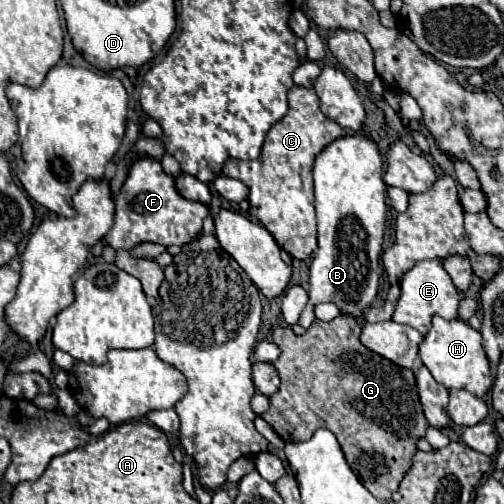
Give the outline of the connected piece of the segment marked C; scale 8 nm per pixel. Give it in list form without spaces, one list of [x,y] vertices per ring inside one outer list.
[[[294,85],[290,89],[290,107],[284,119],[272,125],[266,135],[262,155],[254,161],[228,159],[222,173],[248,185],[250,207],[258,221],[272,233],[276,243],[294,259],[310,257],[316,245],[316,209],[312,165],[316,155],[334,139],[346,135],[344,129],[320,111],[314,89]]]

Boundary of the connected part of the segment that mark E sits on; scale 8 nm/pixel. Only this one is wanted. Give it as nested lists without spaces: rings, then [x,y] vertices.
[[[440,259],[418,261],[410,271],[404,273],[404,277],[400,281],[400,299],[396,303],[396,311],[394,311],[392,319],[396,323],[410,325],[410,327],[418,329],[422,335],[426,335],[426,331],[430,329],[432,315],[438,313],[444,319],[456,319],[458,317],[458,313],[456,313],[458,301],[460,301],[460,291],[452,283],[446,269],[442,267],[442,261]]]

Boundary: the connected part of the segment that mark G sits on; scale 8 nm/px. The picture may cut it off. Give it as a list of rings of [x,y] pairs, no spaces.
[[[340,315],[332,321],[314,319],[310,329],[302,335],[294,335],[290,329],[274,327],[272,341],[282,349],[282,355],[274,361],[274,367],[282,379],[280,395],[284,397],[270,397],[270,409],[262,417],[284,441],[288,441],[288,437],[290,441],[306,441],[318,427],[334,431],[346,461],[354,467],[364,487],[374,497],[388,501],[408,471],[416,451],[416,441],[424,437],[428,421],[420,407],[414,373],[366,349],[358,339],[360,331],[360,323],[350,315]]]

